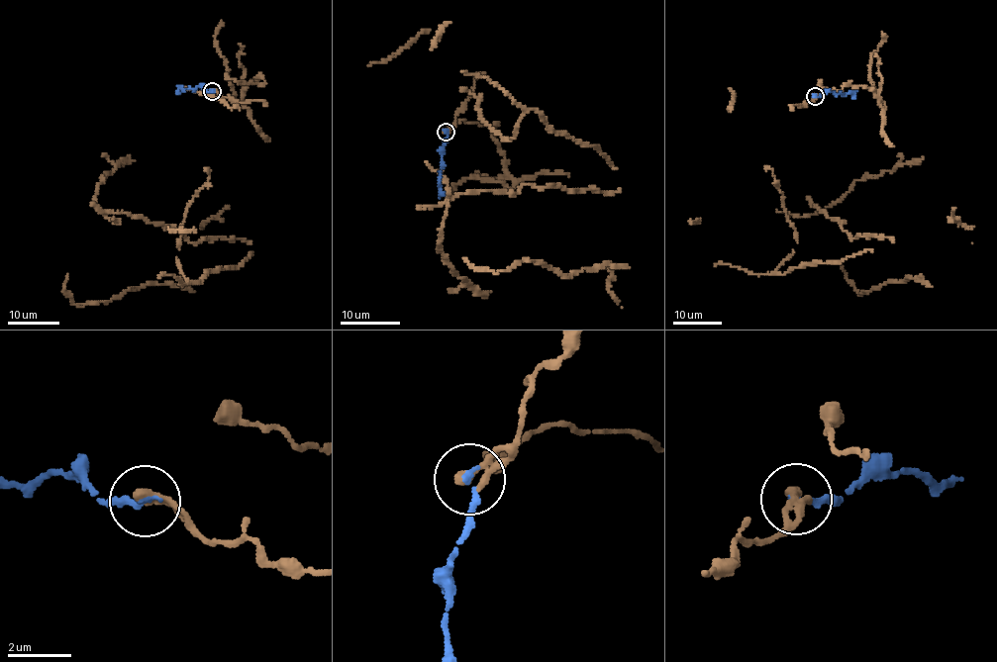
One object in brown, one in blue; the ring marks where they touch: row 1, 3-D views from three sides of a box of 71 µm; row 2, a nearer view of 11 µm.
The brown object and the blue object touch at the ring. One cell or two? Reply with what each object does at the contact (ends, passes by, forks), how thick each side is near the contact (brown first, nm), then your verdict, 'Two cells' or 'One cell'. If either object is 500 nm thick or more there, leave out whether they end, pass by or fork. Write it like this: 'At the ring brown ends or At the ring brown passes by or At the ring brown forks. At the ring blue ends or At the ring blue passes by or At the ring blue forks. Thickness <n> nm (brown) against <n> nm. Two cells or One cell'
At the ring brown ends. At the ring blue ends. Thickness 360 nm (brown) against 150 nm. One cell

